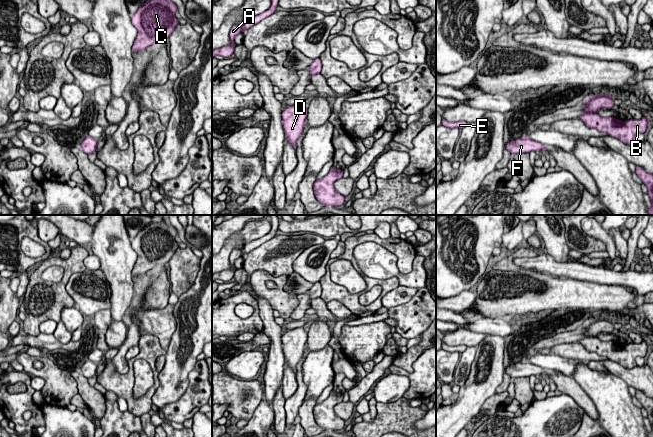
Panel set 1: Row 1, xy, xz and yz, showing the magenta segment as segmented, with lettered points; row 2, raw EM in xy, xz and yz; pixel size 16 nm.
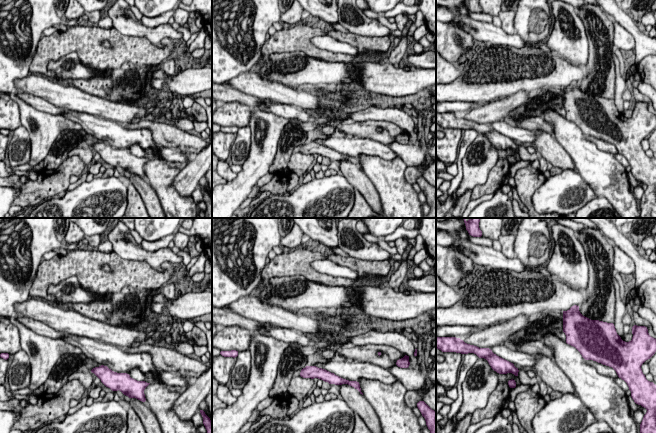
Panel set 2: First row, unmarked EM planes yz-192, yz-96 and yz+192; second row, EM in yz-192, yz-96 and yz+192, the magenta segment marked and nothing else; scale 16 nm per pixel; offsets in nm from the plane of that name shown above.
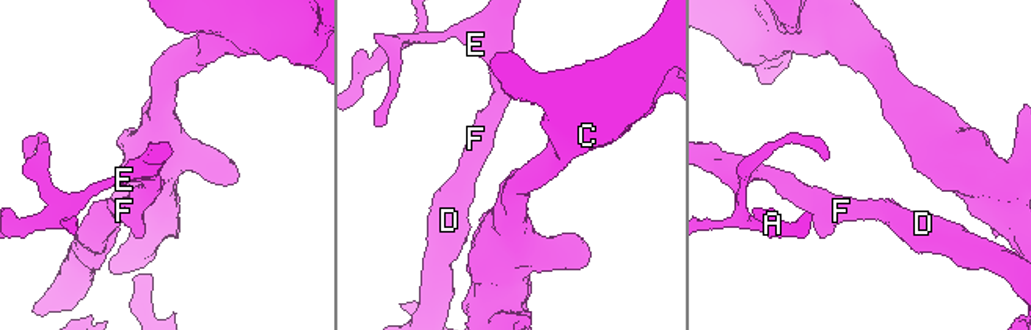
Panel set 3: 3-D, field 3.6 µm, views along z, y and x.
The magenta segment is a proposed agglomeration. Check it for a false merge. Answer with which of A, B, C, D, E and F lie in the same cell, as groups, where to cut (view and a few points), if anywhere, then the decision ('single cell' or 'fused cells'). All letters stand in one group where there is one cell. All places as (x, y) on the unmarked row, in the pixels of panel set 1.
groups A B C D E F; cut none; single cell

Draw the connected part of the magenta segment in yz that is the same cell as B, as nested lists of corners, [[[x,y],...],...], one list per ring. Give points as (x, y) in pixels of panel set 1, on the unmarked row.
[[[597,318],[587,322],[582,329],[584,338],[578,343],[586,350],[596,352],[599,356],[615,361],[621,366],[632,369],[637,366],[635,359],[645,357],[650,348],[649,341],[642,341],[639,344],[619,344],[614,341],[601,341],[597,336],[599,333],[611,333],[614,329],[613,321],[610,318]]]

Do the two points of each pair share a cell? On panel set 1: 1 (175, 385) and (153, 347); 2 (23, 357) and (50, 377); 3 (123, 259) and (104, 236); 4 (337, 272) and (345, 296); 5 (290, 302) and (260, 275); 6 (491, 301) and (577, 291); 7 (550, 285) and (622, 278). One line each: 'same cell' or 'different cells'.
1: different cells
2: same cell
3: same cell
4: different cells
5: same cell
6: same cell
7: different cells

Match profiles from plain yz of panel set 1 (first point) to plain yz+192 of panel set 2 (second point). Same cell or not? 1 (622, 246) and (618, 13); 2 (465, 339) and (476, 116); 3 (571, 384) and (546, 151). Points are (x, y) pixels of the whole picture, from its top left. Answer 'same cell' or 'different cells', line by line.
1: different cells
2: same cell
3: same cell

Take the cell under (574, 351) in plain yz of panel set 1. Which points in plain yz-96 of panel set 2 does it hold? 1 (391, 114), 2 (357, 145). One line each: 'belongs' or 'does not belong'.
1: does not belong
2: does not belong

